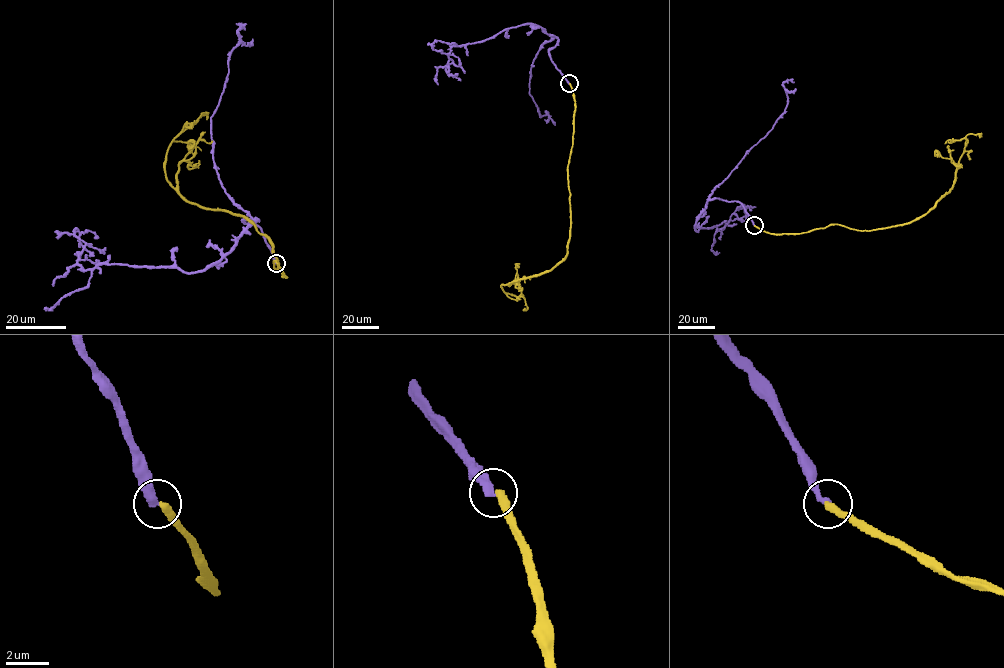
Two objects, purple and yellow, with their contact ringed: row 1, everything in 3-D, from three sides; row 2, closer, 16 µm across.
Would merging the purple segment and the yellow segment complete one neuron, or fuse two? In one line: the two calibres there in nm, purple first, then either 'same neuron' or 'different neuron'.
320 nm thick on the purple side, 360 nm on the other; different neuron

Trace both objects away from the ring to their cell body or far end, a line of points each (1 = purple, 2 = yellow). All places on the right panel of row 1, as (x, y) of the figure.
1: (755, 225), (738, 201), (710, 199), (695, 227), (697, 231), (713, 226), (721, 229), (742, 205), (744, 221)
2: (755, 225), (782, 234), (836, 224), (867, 230), (910, 223), (951, 189), (968, 142), (965, 136), (981, 136)

